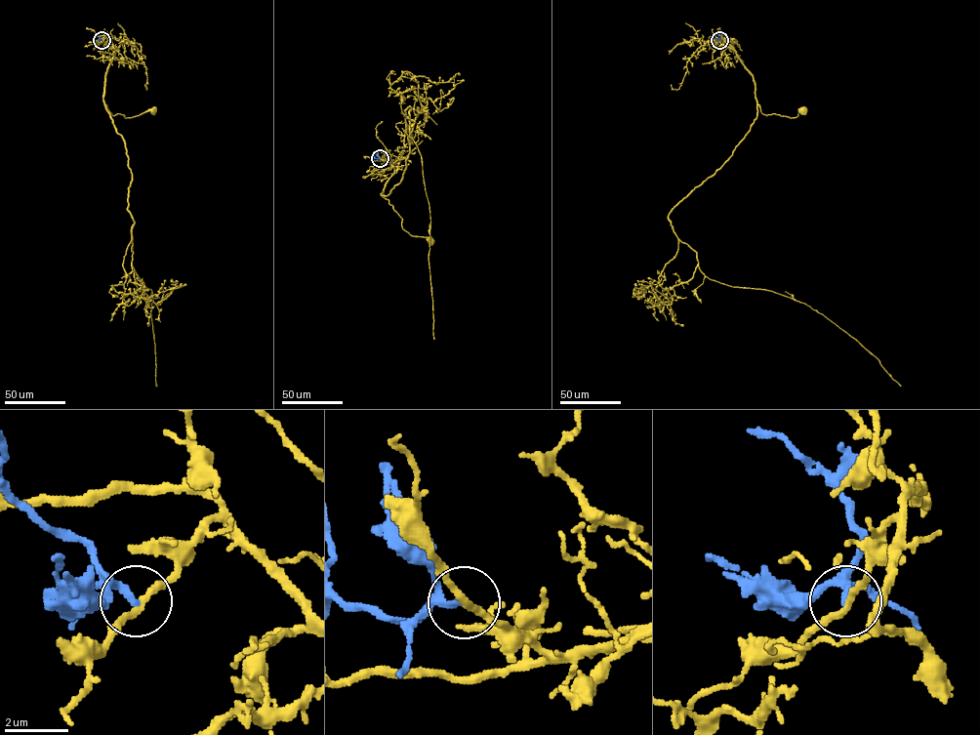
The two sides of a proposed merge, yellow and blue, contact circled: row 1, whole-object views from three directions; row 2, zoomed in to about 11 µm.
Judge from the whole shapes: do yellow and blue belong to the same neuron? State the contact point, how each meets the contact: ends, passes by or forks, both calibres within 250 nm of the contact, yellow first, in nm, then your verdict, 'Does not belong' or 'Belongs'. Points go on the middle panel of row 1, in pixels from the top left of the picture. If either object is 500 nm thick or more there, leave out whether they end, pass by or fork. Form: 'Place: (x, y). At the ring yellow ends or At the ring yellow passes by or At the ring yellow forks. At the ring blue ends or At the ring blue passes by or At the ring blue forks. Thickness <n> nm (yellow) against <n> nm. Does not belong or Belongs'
Place: (380, 158). At the ring yellow passes by. At the ring blue ends. Thickness 220 nm (yellow) against 240 nm. Does not belong

